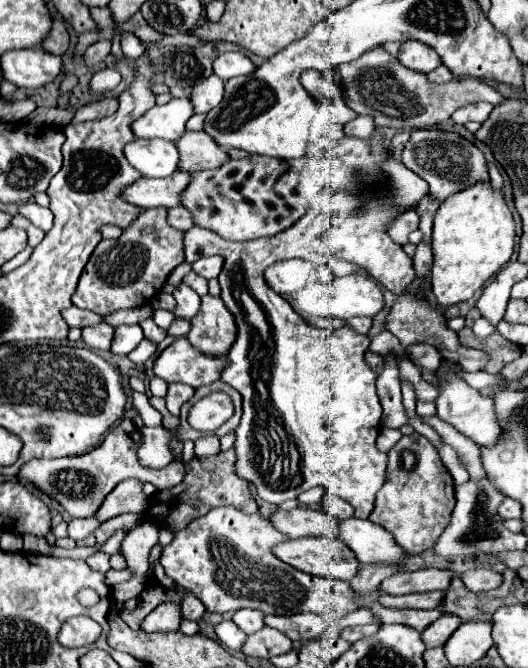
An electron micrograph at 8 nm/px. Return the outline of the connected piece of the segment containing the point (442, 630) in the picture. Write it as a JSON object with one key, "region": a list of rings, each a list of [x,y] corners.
{"region":[[[446,613],[442,615],[438,621],[434,621],[424,633],[422,633],[422,639],[426,643],[426,647],[444,647],[446,641],[450,639],[450,635],[460,627],[460,617],[452,615],[452,613]]]}

